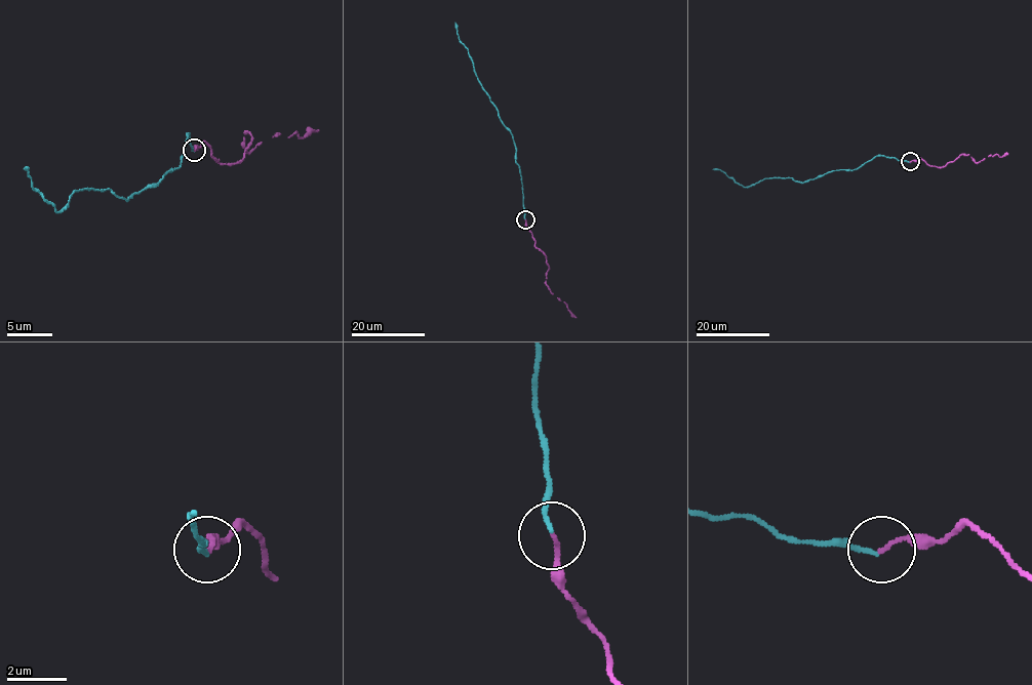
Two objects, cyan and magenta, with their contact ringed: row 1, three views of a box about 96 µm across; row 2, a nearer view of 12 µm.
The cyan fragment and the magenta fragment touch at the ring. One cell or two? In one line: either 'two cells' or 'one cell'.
one cell

